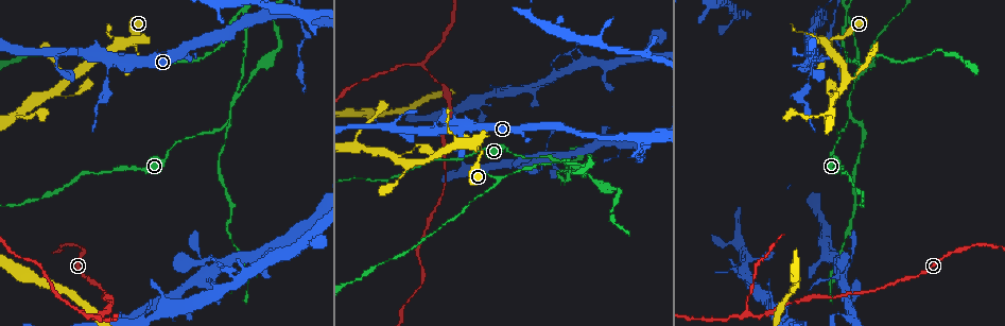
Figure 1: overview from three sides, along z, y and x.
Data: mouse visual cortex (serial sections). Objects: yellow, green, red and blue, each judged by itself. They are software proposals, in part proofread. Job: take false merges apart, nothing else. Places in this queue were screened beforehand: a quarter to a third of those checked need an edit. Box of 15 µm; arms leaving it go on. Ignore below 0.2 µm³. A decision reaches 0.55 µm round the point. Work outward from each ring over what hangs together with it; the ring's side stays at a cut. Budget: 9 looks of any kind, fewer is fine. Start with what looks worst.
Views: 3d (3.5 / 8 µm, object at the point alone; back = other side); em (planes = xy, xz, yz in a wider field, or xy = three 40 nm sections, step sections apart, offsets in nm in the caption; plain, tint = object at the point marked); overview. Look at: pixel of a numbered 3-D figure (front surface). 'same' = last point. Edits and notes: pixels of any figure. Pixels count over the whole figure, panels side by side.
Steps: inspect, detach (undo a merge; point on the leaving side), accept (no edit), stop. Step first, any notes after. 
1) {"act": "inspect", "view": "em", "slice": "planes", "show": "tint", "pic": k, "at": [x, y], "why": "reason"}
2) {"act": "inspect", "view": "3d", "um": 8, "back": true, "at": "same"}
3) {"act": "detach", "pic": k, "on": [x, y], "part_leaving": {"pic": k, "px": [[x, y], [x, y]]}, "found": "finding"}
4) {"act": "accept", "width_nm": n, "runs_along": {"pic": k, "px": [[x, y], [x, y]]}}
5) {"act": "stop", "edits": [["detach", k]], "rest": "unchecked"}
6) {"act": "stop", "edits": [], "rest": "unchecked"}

{"act": "inspect", "view": "3d", "um": 3.5, "pic": 1, "at": [234, 98], "why": "three-way junction"}

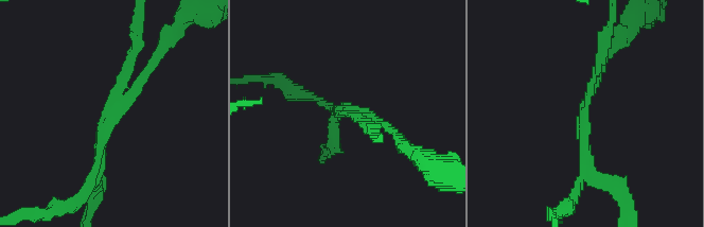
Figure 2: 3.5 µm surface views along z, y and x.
{"act": "detach", "pic": 2, "on": [600, 42], "found": "a second cell is stuck on"}

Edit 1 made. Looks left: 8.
{"act": "inspect", "view": "3d", "um": 3.5, "pic": 1, "at": [830, 39], "why": "abrupt turn"}

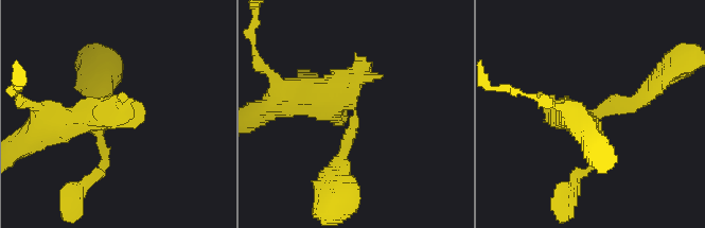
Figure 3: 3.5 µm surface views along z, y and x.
{"act": "inspect", "view": "em", "slice": "xy", "step": 2, "show": "tint", "pic": 3, "at": [592, 111], "why": "shape alone is not enough"}

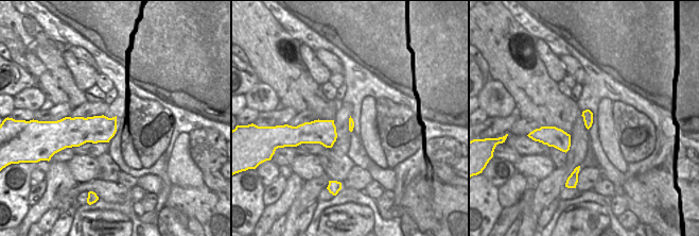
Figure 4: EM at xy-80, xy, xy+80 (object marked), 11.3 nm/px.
{"act": "inspect", "view": "em", "slice": "xy", "step": 1, "show": "tint", "at": "same"}

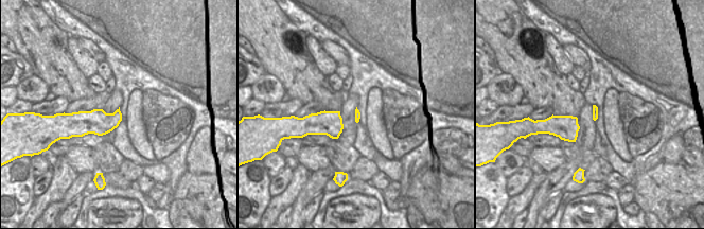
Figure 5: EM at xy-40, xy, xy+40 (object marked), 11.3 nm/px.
{"act": "accept", "runs_along": {"pic": 3, "px": [[340, 171], [353, 103], [295, 98]]}, "found": "one cell here"}

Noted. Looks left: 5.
{"act": "inspect", "view": "3d", "um": 8, "pic": 1, "at": [83, 312], "why": "branch point"}

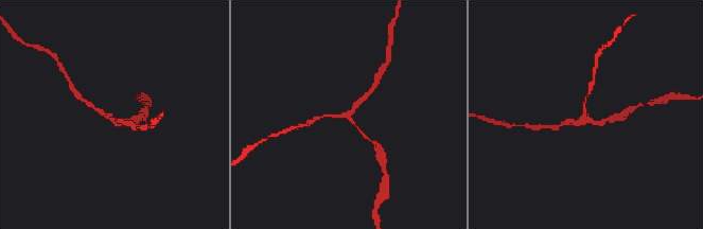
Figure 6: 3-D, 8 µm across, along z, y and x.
{"act": "inspect", "view": "3d", "um": 3.5, "pic": 6, "at": [346, 117], "why": "closer look"}

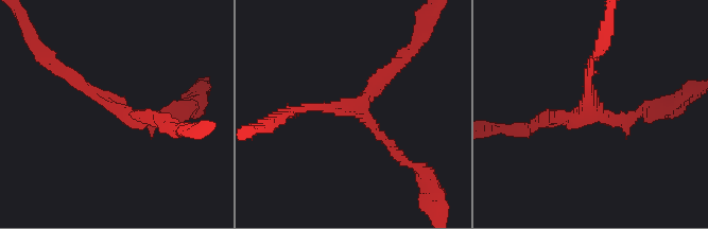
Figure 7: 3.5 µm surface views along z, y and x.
{"act": "inspect", "view": "em", "slice": "xy", "step": 2, "show": "tint", "pic": 7, "at": [120, 112], "arms": 3, "arm_widths_nm": [150, 150, 200], "why": "need the tissue"}

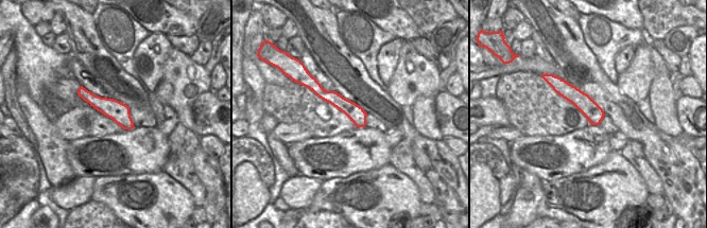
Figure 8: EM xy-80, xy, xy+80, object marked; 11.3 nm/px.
{"act": "accept", "runs_along": {"pic": 7, "px": [[404, 161], [352, 107], [300, 107]]}, "found": "one cell here"}

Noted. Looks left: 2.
{"act": "inspect", "view": "3d", "um": 3.5, "pic": 1, "at": [639, 137], "why": "three arms meet"}

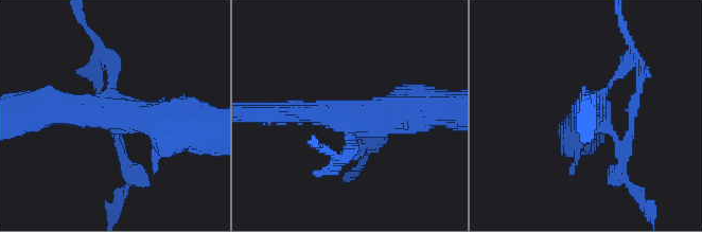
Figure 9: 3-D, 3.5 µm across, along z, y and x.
{"act": "inspect", "view": "em", "slice": "xy", "step": 1, "show": "tint", "pic": 9, "at": [113, 116], "why": "shape alone is not enough"}

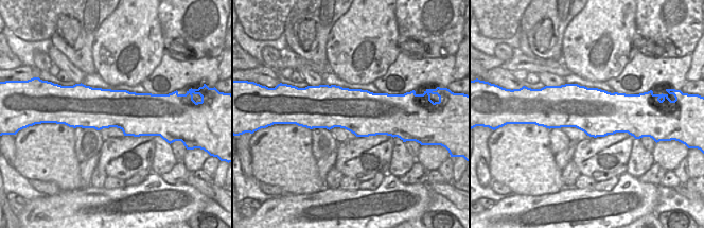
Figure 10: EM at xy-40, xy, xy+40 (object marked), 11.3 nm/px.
{"act": "detach", "pic": 9, "on": [92, 73], "part_leaving": {"pic": 9, "px": [[118, 146], [130, 179], [111, 215]]}, "found": "two cells meet here"}

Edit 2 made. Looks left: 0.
{"act": "stop", "edits": [["detach", 2], ["detach", 9]], "rest": "unchecked"}

